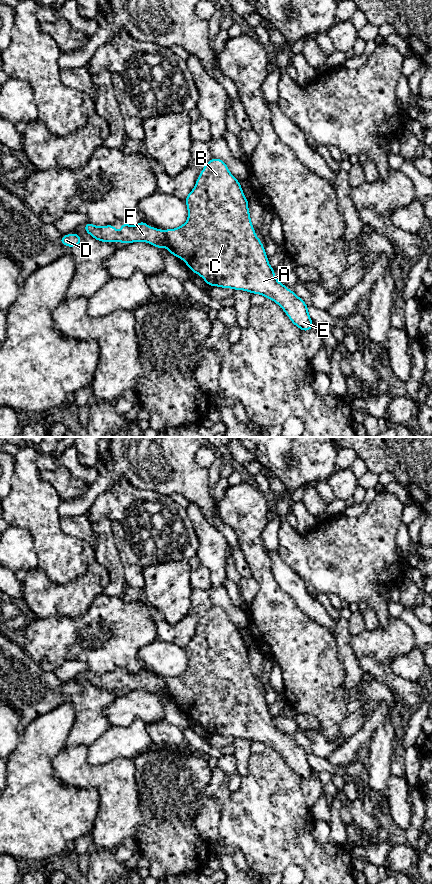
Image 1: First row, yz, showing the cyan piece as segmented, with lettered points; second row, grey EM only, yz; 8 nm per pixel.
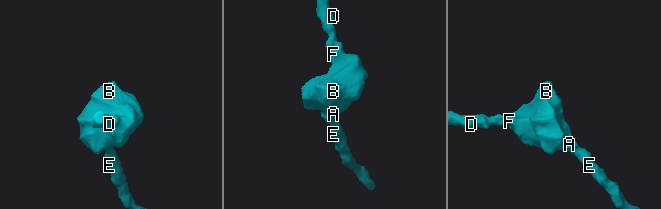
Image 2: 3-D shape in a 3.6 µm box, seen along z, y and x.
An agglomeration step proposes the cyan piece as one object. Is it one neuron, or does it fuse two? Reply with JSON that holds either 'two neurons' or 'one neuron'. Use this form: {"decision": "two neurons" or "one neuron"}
{"decision": "one neuron"}

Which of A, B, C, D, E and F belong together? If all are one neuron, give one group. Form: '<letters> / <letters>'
A B C D E F

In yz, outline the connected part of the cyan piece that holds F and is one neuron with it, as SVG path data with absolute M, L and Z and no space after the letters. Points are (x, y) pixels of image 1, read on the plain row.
M212 606L203 615L195 635L184 648L188 656L188 667L185 672L176 677L159 678L148 674L144 668L134 674L122 671L119 681L115 679L113 672L97 675L88 670L84 673L84 677L94 687L101 690L119 691L122 689L127 693L131 690L143 689L158 695L160 699L162 695L166 695L172 703L182 707L190 718L200 723L209 734L232 736L249 739L252 742L261 742L280 753L291 770L299 775L301 779L311 778L313 769L309 765L306 751L275 726L274 716L269 713L261 687L256 684L252 674L248 658L248 647L242 639L240 630L230 621L225 610L218 606Z

